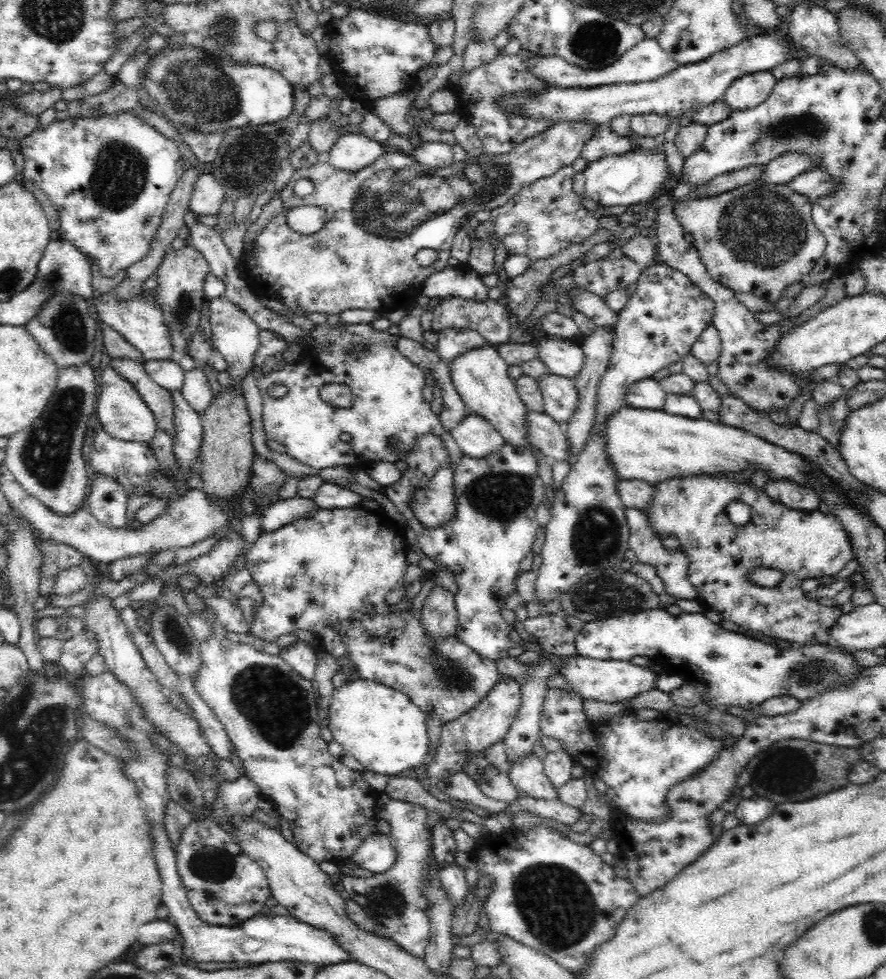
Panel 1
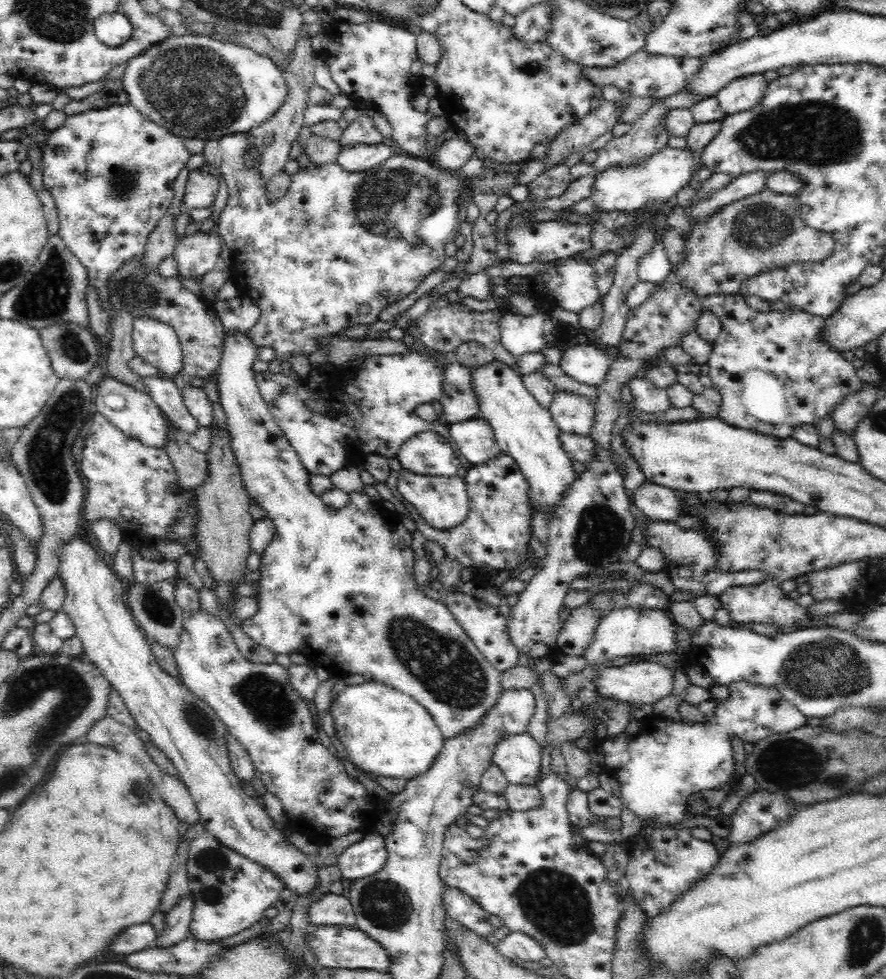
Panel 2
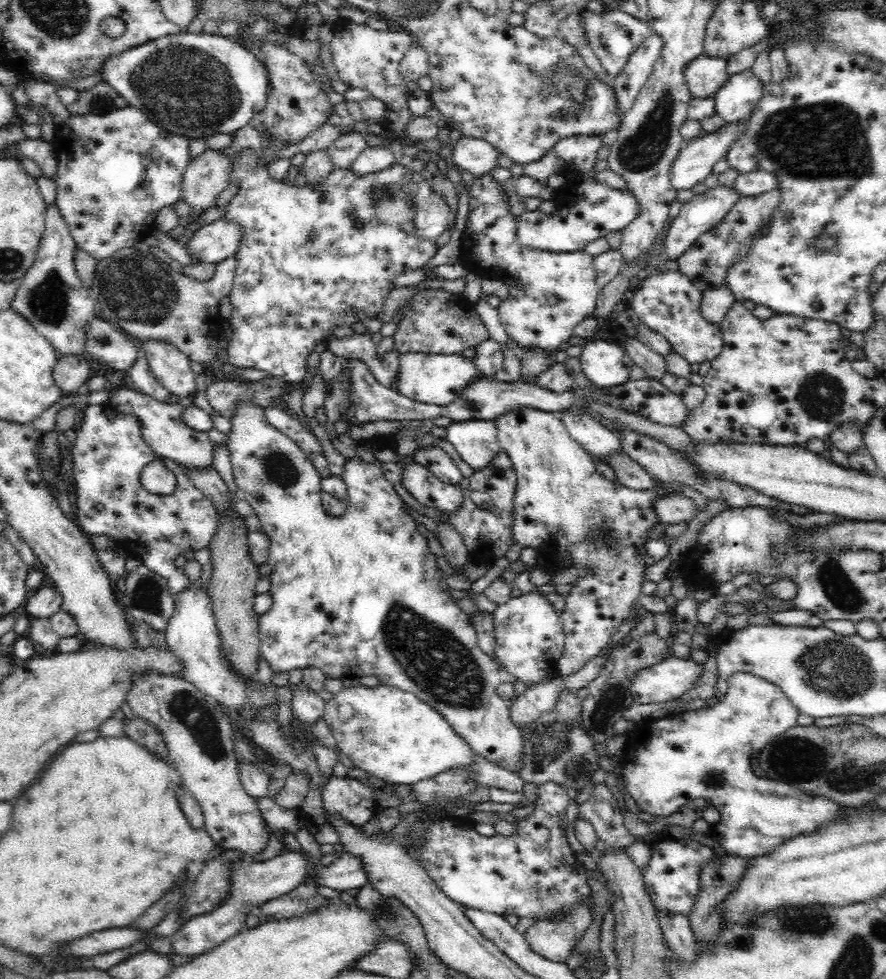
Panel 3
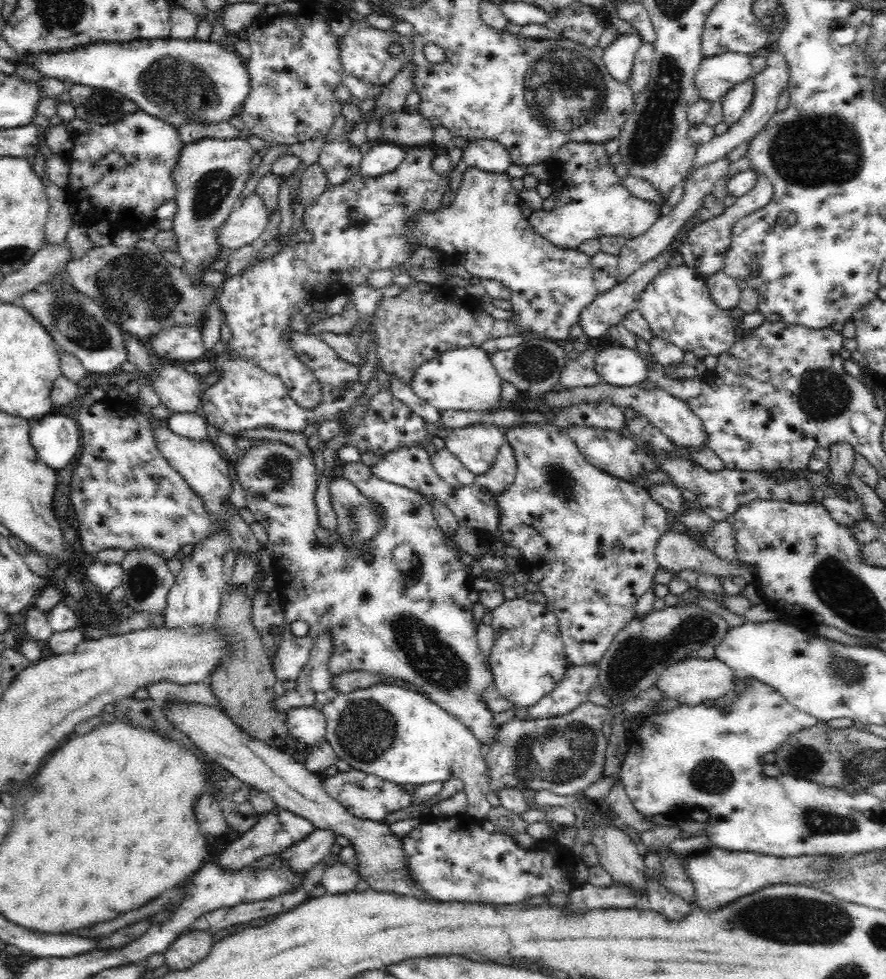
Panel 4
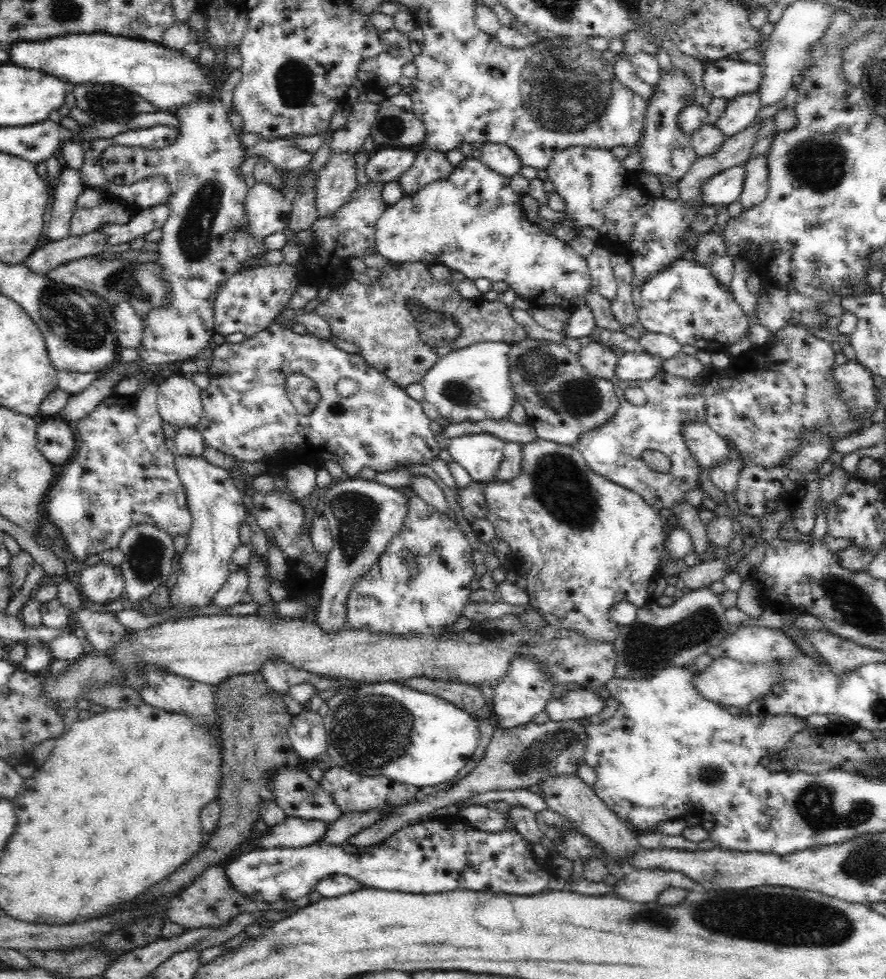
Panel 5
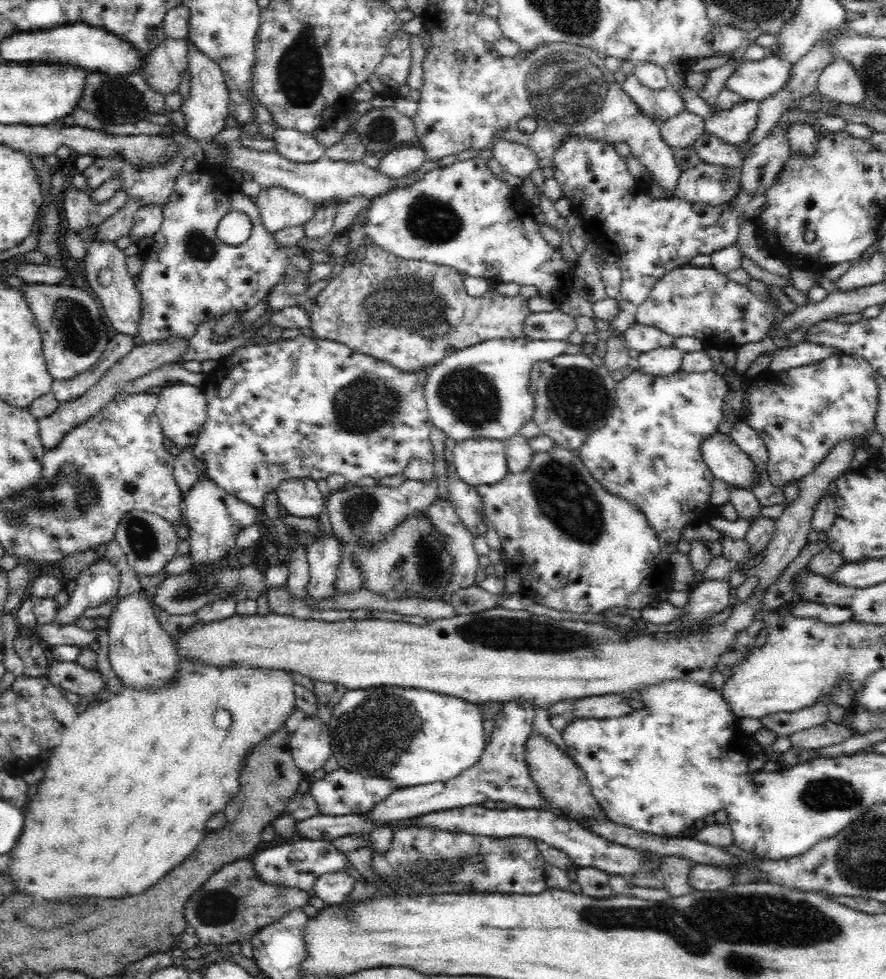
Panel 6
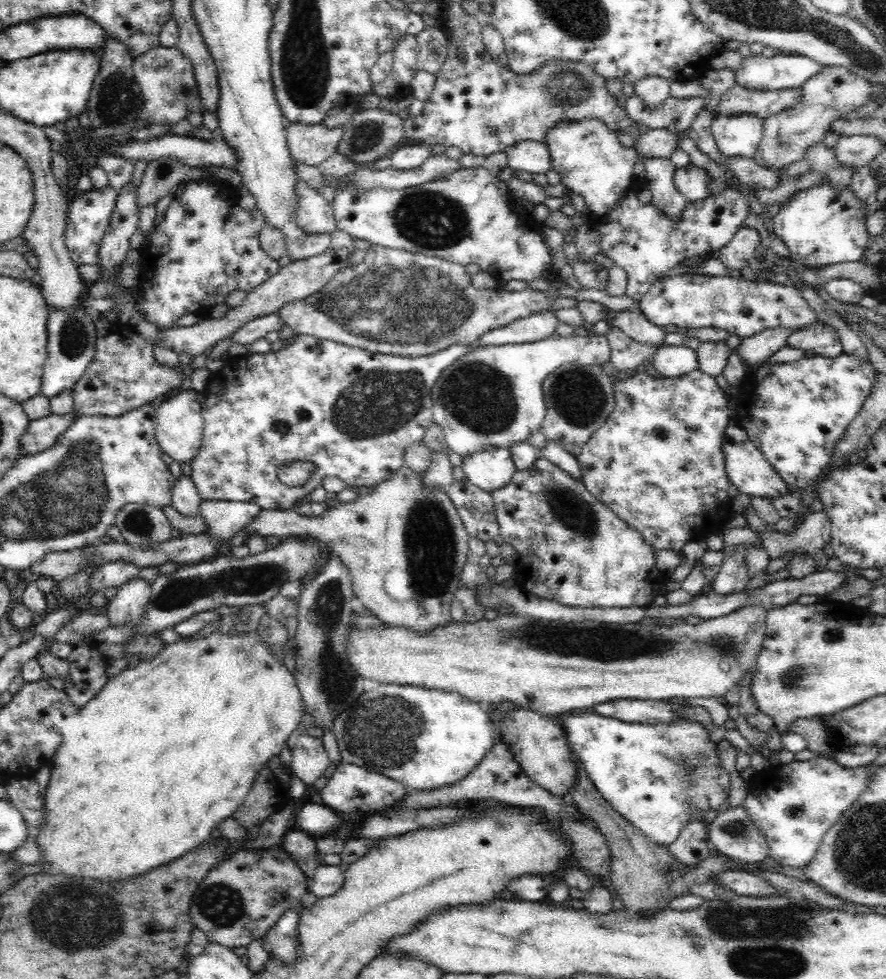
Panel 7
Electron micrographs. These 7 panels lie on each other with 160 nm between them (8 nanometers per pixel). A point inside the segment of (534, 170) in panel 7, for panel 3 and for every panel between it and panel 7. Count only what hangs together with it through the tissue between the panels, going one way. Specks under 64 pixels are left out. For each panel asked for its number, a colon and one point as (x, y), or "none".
3: (477, 156)
4: (490, 156)
5: (500, 158)
6: (517, 160)

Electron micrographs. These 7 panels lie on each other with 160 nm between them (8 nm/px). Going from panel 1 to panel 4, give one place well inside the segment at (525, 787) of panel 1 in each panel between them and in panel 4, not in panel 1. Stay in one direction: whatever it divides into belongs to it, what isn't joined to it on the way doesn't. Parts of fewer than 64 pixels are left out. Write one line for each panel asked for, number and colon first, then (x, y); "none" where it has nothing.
2: (518, 756)
3: (359, 594)
4: (397, 605)

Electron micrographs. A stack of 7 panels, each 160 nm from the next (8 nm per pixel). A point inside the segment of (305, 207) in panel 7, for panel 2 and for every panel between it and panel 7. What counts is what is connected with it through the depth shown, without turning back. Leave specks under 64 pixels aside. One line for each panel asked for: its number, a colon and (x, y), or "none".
2: (196, 255)
3: (213, 243)
4: (243, 226)
5: (267, 211)
6: (279, 208)

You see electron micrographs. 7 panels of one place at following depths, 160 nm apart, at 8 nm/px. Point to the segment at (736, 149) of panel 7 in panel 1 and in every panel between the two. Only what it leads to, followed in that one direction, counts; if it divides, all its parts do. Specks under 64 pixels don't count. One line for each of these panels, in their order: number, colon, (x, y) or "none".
1: (750, 90)
2: (742, 94)
3: (738, 96)
4: (736, 101)
5: (740, 112)
6: (732, 126)

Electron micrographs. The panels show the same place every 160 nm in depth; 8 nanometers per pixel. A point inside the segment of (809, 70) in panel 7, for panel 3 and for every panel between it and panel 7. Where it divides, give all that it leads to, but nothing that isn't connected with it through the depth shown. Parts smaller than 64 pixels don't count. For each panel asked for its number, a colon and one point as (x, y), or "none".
3: (704, 76)
4: (717, 75)
5: (725, 78)
6: (753, 80)

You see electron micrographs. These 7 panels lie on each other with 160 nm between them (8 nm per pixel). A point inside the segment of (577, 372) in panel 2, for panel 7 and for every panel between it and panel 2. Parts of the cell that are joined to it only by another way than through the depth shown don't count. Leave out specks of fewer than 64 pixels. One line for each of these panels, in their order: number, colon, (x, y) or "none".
3: (602, 362)
4: (619, 366)
5: (630, 366)
6: (663, 361)
7: (668, 361)

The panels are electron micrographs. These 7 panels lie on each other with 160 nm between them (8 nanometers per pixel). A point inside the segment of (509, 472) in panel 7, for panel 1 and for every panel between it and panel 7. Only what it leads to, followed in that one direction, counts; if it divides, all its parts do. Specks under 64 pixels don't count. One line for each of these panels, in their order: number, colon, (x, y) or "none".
1: (476, 437)
2: (475, 439)
3: (476, 441)
4: (476, 446)
5: (480, 454)
6: (482, 461)

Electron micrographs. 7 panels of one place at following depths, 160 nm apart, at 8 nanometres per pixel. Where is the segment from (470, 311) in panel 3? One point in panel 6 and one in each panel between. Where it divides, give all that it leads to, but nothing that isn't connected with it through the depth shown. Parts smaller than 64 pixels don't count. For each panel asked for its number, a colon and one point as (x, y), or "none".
4: (424, 321)
5: (403, 323)
6: (410, 313)

